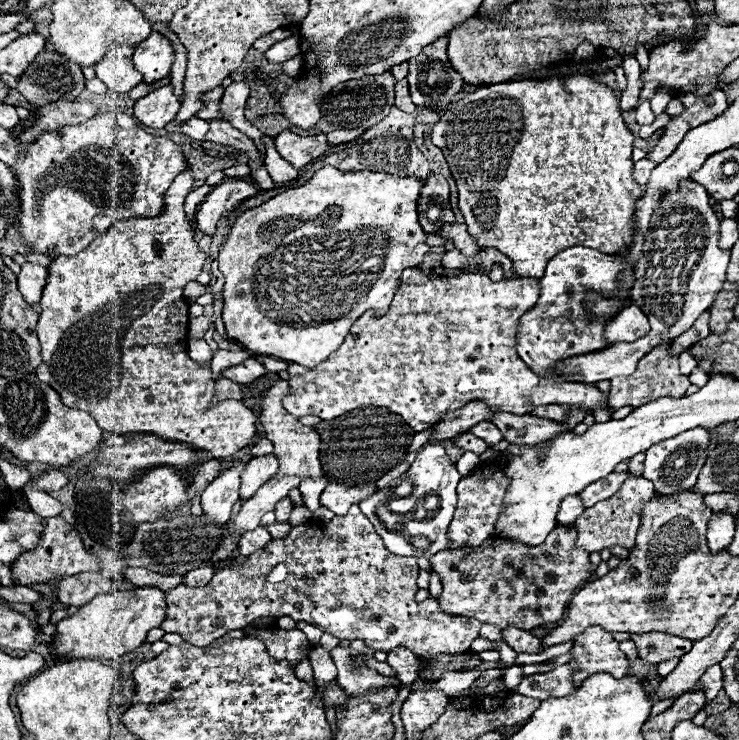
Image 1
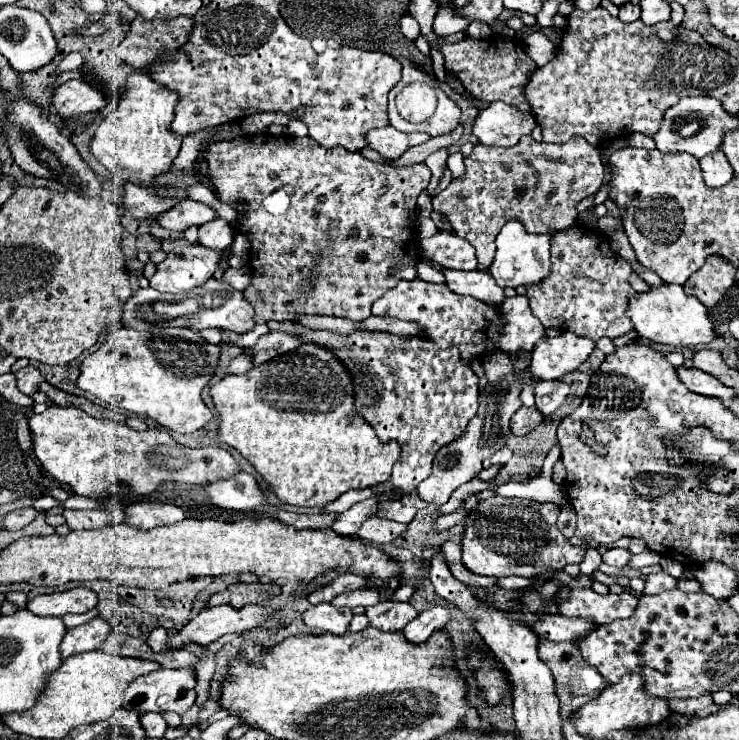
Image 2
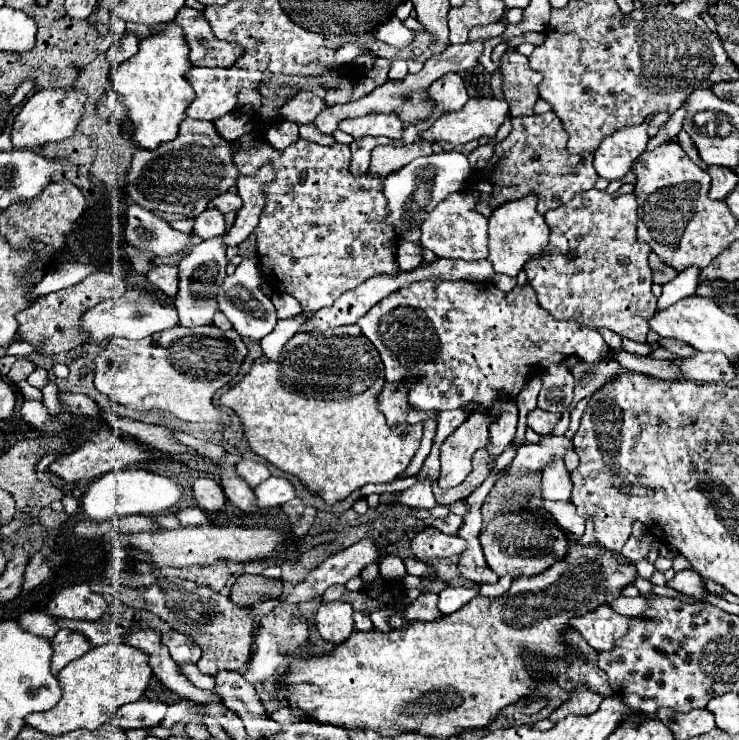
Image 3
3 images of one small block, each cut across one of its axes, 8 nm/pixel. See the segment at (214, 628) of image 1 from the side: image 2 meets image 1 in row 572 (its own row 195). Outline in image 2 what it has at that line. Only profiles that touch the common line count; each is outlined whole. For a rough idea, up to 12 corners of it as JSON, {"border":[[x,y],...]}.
{"border":[[310,136],[204,152],[256,324],[416,280],[426,164]]}

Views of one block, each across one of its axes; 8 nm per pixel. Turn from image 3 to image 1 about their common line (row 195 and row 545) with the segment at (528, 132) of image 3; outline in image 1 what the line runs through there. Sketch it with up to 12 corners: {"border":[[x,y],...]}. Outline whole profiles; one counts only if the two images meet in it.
{"border":[[574,526],[429,559],[446,614],[558,622],[594,574]]}

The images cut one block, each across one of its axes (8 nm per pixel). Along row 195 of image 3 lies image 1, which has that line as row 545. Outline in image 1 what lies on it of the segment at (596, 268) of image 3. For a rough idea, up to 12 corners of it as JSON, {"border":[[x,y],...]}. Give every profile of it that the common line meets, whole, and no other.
{"border":[[630,476],[620,492],[574,522],[576,544],[632,550],[652,482]]}

